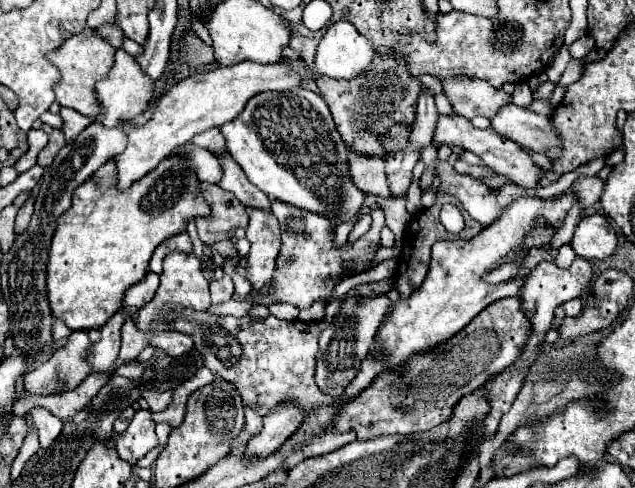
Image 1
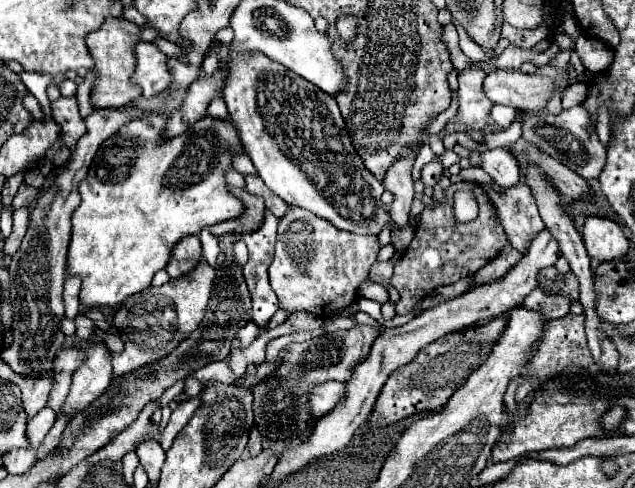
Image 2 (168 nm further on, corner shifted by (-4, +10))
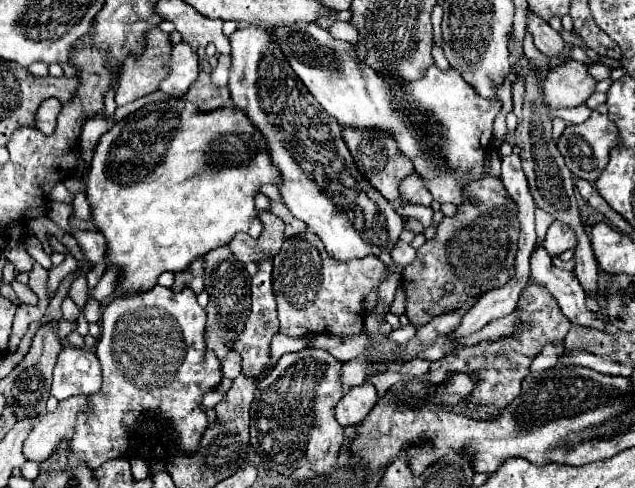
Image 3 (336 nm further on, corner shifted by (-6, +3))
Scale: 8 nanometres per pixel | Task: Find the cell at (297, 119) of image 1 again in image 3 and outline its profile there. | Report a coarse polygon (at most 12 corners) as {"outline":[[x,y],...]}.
{"outline":[[241,25],[229,91],[287,209],[337,261],[389,253],[401,215],[267,27]]}

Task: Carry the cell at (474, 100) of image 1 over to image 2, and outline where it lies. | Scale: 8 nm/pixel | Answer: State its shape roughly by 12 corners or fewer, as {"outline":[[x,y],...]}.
{"outline":[[567,70],[489,72],[483,90],[493,104],[543,110]]}

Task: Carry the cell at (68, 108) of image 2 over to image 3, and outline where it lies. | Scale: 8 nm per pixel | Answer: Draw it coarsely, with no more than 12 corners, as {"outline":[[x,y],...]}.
{"outline":[[49,97],[37,109],[37,129],[51,135],[61,101]]}

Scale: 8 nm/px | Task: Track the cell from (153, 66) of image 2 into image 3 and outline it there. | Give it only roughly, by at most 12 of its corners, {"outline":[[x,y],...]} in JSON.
{"outline":[[173,45],[171,71],[161,91],[183,97],[199,75],[197,53]]}

